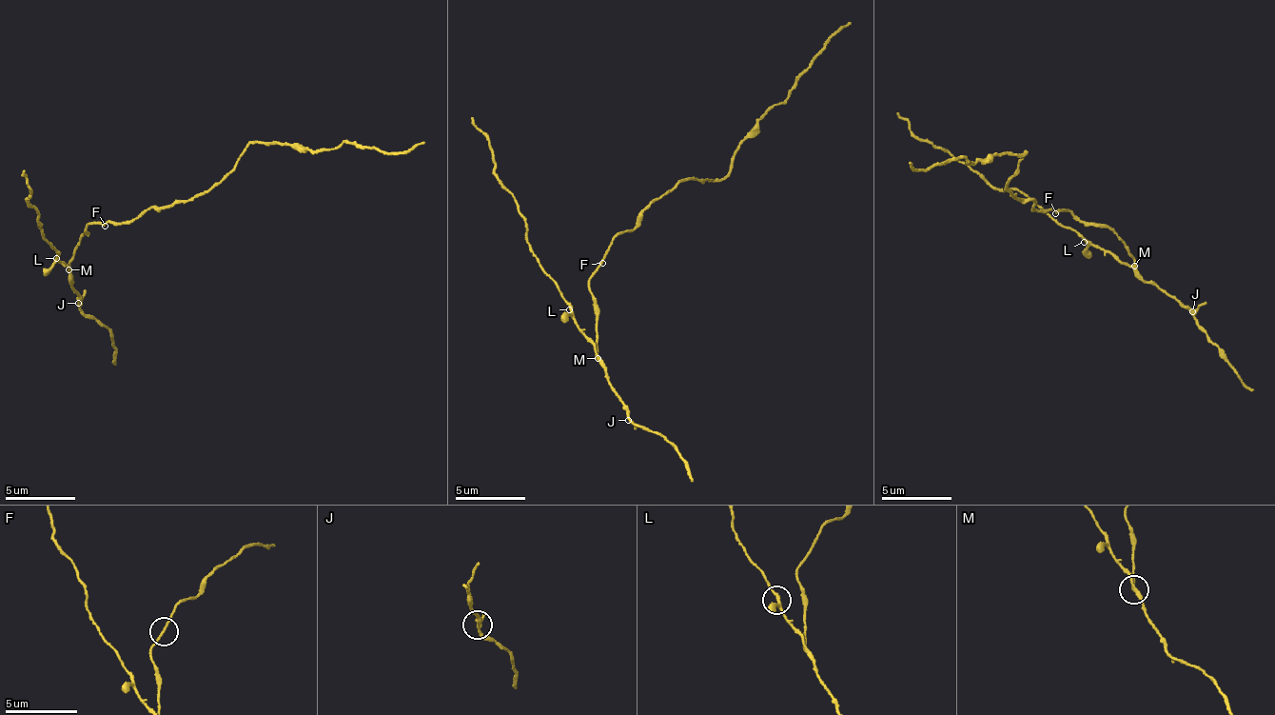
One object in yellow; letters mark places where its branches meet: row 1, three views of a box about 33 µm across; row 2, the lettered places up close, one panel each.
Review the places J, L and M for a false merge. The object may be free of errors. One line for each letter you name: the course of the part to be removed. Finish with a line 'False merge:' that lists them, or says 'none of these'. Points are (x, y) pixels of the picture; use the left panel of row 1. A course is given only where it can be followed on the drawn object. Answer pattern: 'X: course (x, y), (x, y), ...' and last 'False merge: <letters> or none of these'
M: course (69, 269), (88, 227), (131, 220), (212, 189), (252, 142), (329, 149), (344, 144), (397, 155), (424, 144)
False merge: M

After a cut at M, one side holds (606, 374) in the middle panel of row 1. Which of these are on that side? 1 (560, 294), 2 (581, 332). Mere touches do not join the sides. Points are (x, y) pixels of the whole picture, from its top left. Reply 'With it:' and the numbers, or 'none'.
With it: 1, 2

